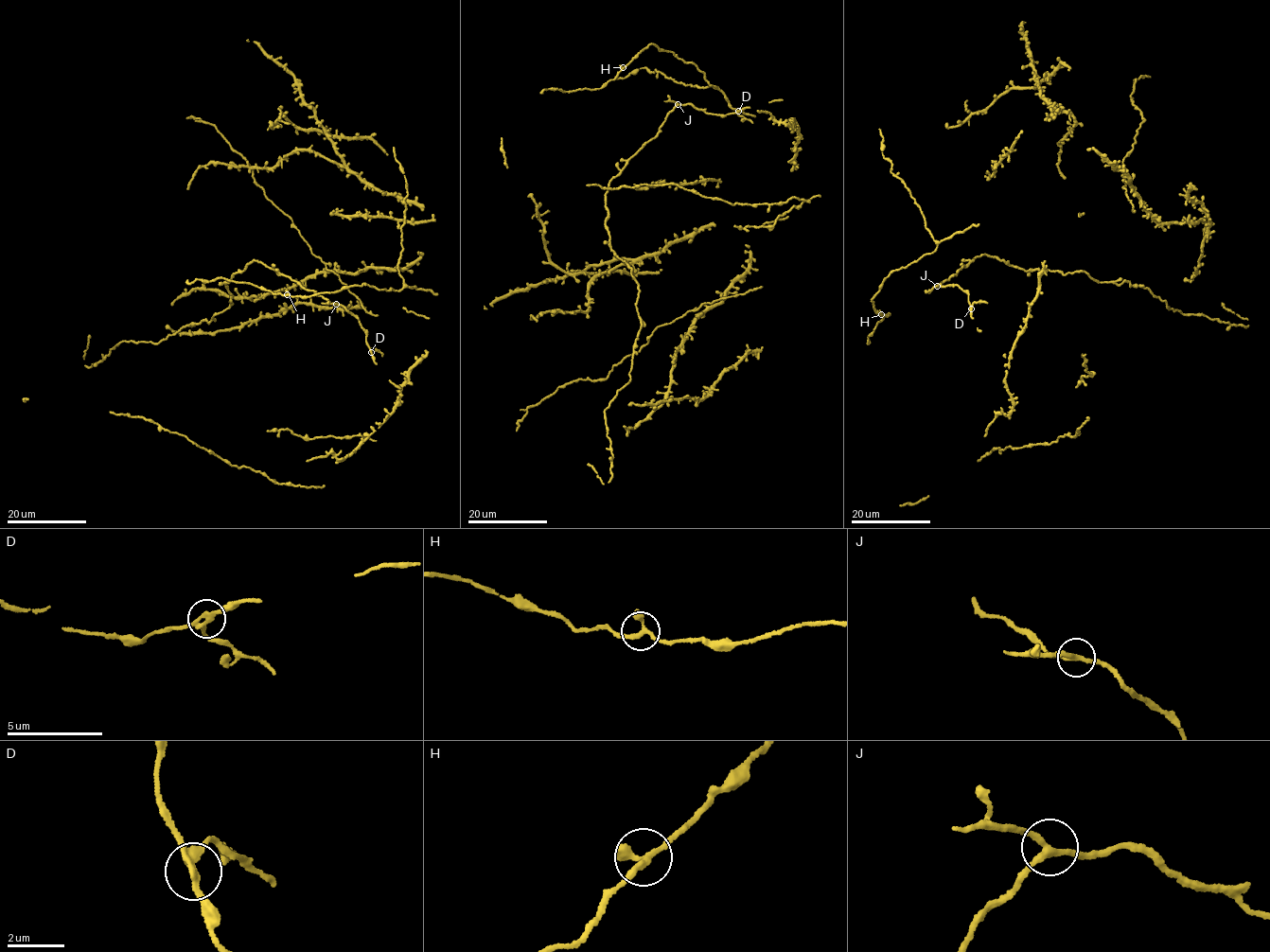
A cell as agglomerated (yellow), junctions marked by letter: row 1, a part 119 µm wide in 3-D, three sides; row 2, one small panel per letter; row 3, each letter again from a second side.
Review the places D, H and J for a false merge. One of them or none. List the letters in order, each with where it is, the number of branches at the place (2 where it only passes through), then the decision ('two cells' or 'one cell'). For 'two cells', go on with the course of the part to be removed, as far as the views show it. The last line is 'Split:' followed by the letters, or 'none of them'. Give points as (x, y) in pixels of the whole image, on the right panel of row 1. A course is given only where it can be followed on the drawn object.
D: place (971, 308); branches 3; two cells; course (971, 308), (974, 302), (987, 303)
H: place (881, 314); branches 3; one cell
J: place (937, 286); branches 3; one cell
Split: D

